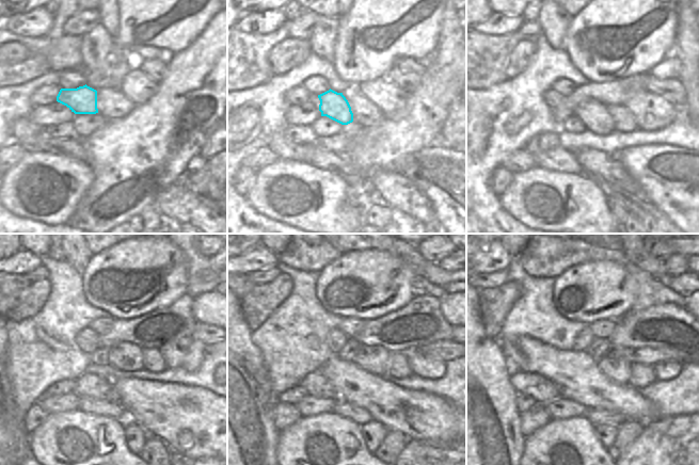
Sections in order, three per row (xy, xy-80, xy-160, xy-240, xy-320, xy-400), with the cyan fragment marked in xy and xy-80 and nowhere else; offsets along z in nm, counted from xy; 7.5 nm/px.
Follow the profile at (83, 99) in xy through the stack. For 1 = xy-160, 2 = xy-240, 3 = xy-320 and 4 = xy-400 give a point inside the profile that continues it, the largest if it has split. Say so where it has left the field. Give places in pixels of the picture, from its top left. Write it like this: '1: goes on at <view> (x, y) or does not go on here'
1: goes on at xy-160 (593, 114)
2: goes on at xy-240 (125, 356)
3: goes on at xy-320 (375, 359)
4: goes on at xy-400 (618, 369)

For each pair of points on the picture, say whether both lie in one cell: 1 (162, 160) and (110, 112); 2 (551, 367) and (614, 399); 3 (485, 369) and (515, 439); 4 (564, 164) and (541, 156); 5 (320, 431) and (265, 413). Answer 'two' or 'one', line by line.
1: two
2: one
3: one
4: one
5: two

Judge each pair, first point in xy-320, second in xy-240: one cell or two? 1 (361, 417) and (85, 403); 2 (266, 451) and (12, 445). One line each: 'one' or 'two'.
1: one
2: one

